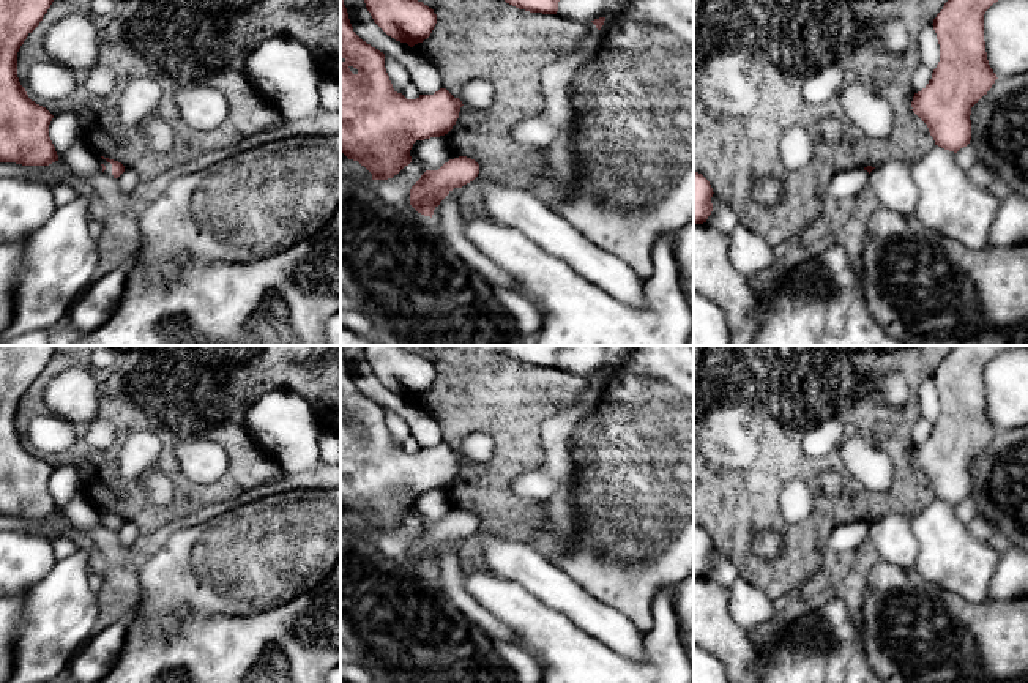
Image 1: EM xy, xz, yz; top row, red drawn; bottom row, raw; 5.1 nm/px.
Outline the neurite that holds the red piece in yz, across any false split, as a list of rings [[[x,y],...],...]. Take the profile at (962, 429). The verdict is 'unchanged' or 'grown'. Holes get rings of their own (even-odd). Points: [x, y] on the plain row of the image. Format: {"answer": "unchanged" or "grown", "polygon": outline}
{"answer": "unchanged", "polygon": [[[955,345],[933,372],[940,397],[940,415],[929,437],[911,454],[911,464],[927,478],[935,498],[957,506],[971,494],[971,461],[998,432],[989,418],[984,394],[985,364],[1008,350],[1023,345]]]}

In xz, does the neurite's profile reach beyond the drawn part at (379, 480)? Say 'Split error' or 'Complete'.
Complete

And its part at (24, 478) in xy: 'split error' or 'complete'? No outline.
complete

